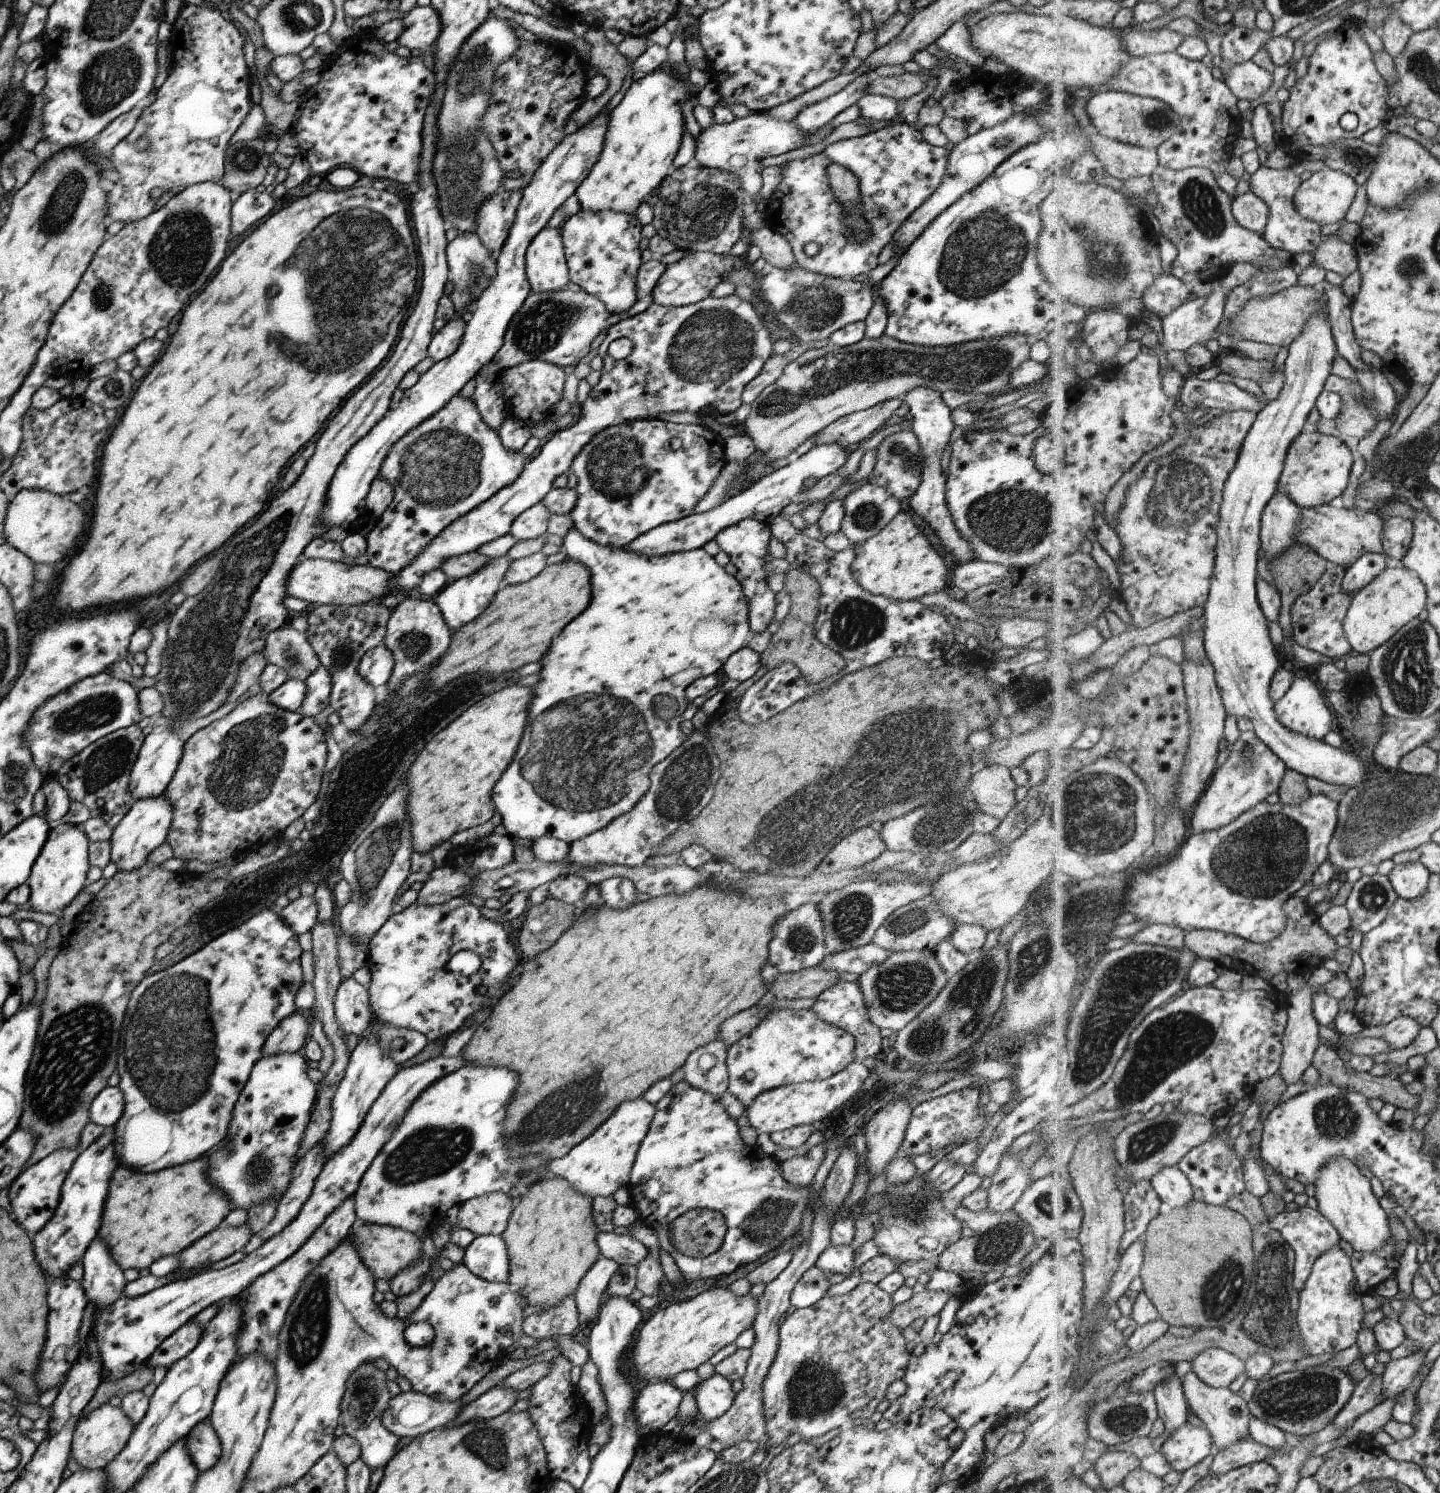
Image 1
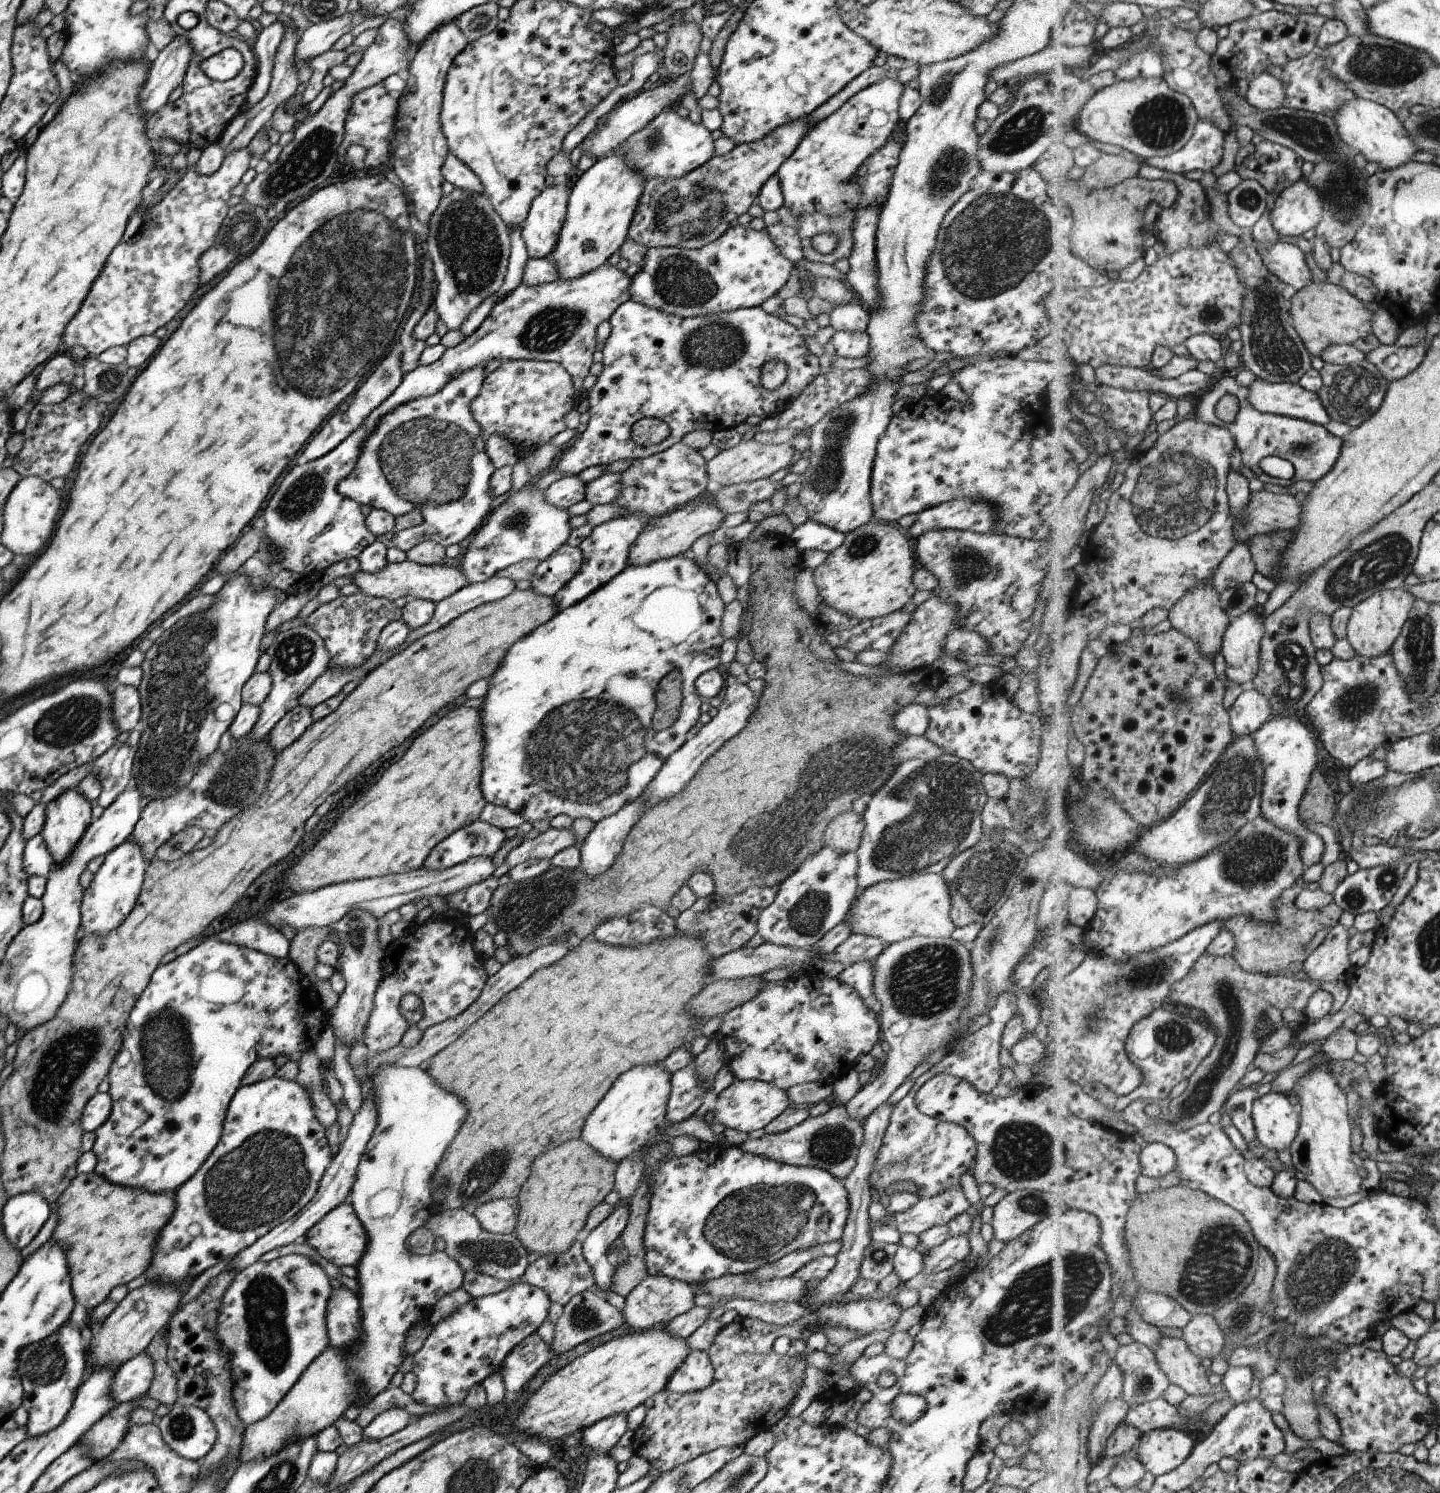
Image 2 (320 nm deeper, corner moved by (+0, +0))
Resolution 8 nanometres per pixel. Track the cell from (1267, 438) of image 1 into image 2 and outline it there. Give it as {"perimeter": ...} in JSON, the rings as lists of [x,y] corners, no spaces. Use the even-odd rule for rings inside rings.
{"perimeter":[[[1247,611],[1230,622],[1222,646],[1227,678],[1242,687],[1251,686],[1260,669],[1265,618],[1255,612]]]}

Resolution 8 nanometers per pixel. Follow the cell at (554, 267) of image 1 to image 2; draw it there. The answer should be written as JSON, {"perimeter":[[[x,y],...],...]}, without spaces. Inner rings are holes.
{"perimeter":[[[558,179],[544,187],[531,201],[520,224],[520,237],[528,258],[547,257],[559,234],[566,213],[571,184]]]}

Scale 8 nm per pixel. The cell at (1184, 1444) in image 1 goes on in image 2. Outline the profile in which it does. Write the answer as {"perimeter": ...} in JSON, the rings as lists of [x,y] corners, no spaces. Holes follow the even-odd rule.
{"perimeter":[[[1160,1428],[1142,1433],[1137,1460],[1156,1477],[1179,1468],[1195,1450],[1195,1439],[1181,1429]]]}

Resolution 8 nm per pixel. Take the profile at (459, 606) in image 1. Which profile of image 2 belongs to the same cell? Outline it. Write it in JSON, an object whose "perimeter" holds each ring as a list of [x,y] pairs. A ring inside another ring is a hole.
{"perimeter":[[[533,481],[511,491],[501,504],[495,504],[485,516],[483,522],[471,533],[465,552],[459,562],[467,582],[482,583],[493,577],[498,570],[507,568],[520,560],[547,559],[564,544],[571,532],[569,515],[566,509],[560,509],[544,501],[544,490],[534,490]]]}

